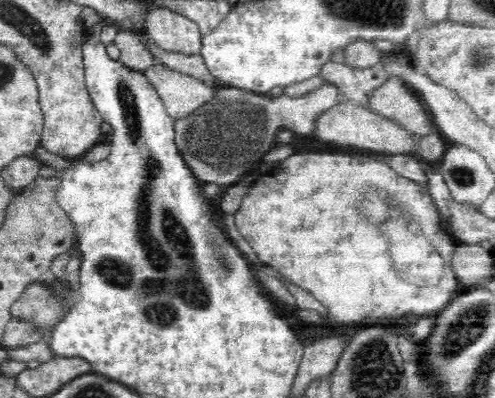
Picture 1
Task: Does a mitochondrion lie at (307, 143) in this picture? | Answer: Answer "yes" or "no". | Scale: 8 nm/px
no

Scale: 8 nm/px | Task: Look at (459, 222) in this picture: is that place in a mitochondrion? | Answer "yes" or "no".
no

